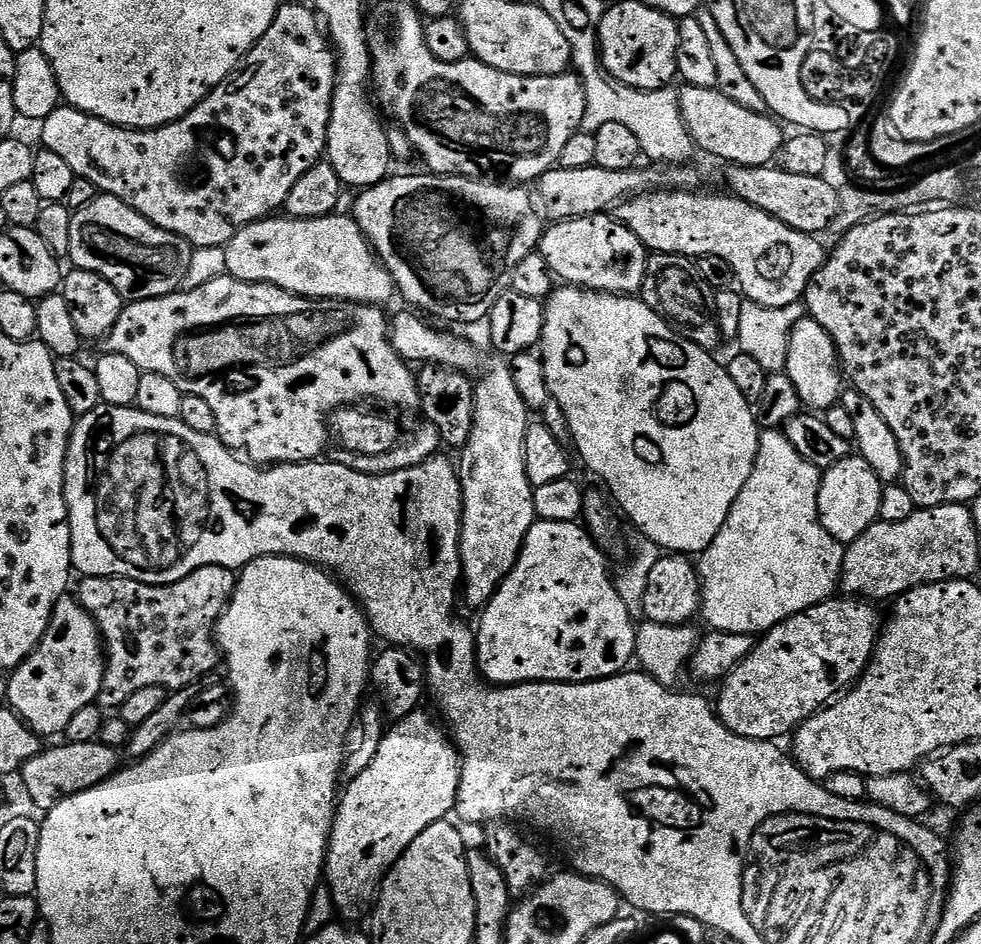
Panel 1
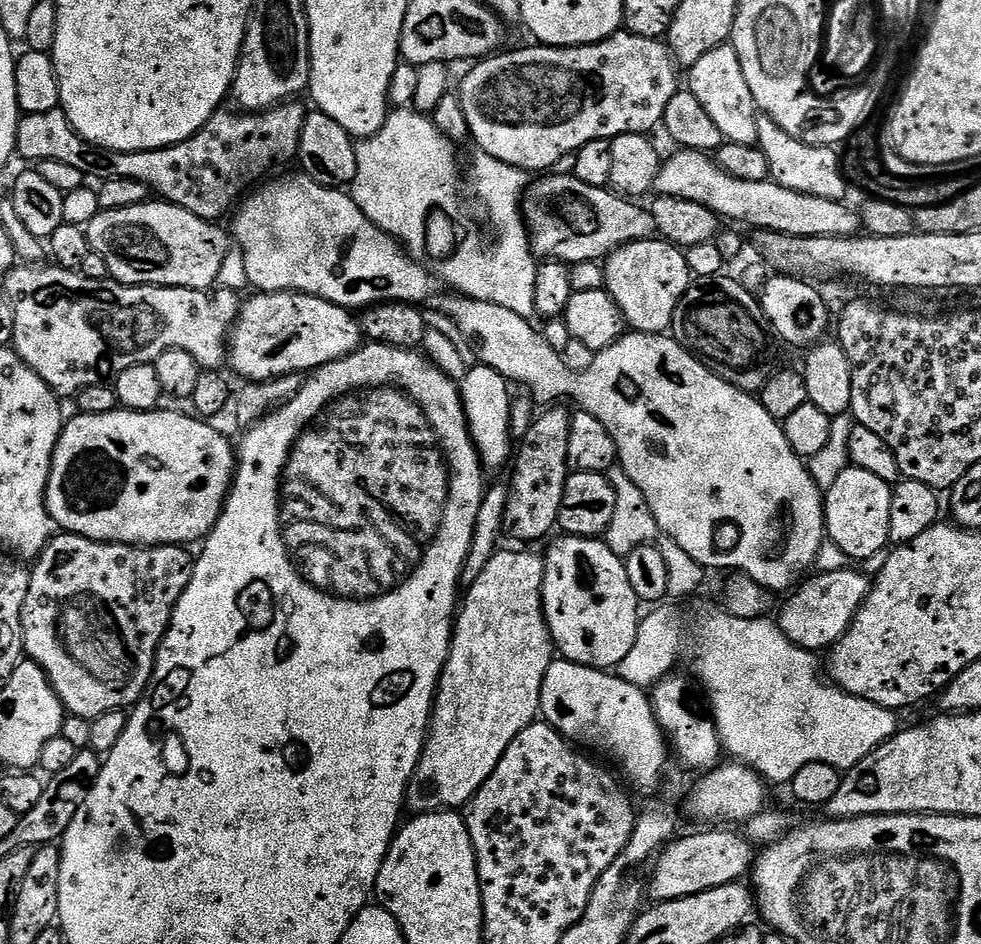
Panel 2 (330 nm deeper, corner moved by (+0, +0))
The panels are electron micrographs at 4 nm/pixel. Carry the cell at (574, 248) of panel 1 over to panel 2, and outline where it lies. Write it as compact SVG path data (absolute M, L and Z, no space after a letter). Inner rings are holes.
M663 238L623 244L606 257L602 267L603 289L610 294L624 316L625 325L633 332L667 333L682 294L686 294L689 284L694 280L684 252Z

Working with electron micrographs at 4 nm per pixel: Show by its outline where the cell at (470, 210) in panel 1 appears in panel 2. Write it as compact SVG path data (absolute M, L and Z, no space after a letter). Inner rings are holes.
M544 174L539 178L533 179L531 183L529 183L522 201L522 220L526 225L526 236L531 243L533 253L535 253L537 257L558 260L560 263L569 266L573 264L581 264L587 260L600 262L608 257L608 255L610 255L613 250L622 247L623 244L629 244L635 240L651 240L657 235L656 224L653 222L652 213L647 207L639 208L639 206L636 205L639 203L633 202L631 199L625 198L617 194L615 191L609 190L608 188L595 188L594 186L586 186L586 182L582 182L576 176L571 174L565 174L565 176L552 175L556 174Z

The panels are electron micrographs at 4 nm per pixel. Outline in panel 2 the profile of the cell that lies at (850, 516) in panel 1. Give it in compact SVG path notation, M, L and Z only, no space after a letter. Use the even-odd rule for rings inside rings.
M849 466L823 493L827 539L839 546L849 561L863 562L879 557L889 547L892 490L893 485L878 478L878 474Z

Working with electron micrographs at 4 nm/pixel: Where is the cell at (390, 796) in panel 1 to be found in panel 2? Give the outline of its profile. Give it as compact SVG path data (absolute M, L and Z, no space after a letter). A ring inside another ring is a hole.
M496 551L486 562L486 570L478 574L478 578L467 585L459 605L456 619L452 626L452 645L448 650L448 657L444 662L444 669L440 674L440 680L436 683L436 696L432 701L432 716L428 722L428 736L424 739L424 749L420 755L418 766L408 782L406 795L406 808L409 813L419 814L422 812L438 812L441 810L456 810L467 805L472 795L490 778L490 774L498 766L504 751L514 742L519 732L537 719L540 711L540 691L546 670L551 666L554 659L554 645L552 636L548 633L548 624L544 621L544 607L540 598L540 587L544 581L544 557L536 552L504 552Z

